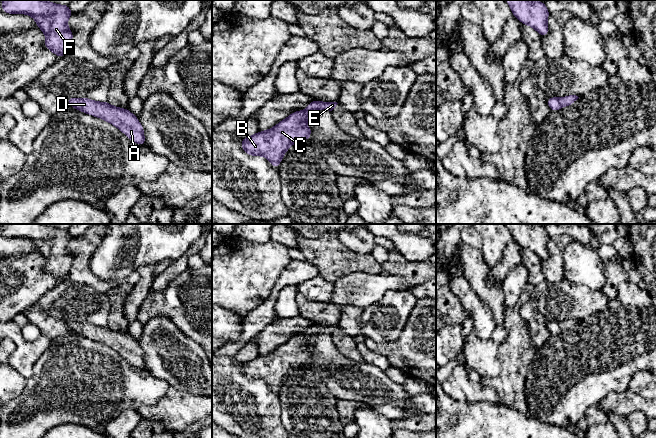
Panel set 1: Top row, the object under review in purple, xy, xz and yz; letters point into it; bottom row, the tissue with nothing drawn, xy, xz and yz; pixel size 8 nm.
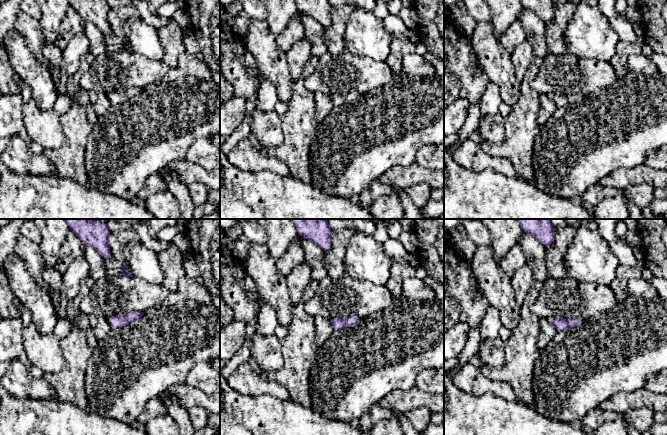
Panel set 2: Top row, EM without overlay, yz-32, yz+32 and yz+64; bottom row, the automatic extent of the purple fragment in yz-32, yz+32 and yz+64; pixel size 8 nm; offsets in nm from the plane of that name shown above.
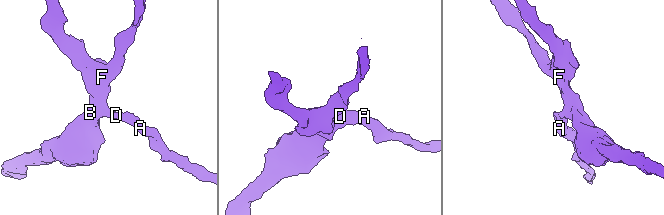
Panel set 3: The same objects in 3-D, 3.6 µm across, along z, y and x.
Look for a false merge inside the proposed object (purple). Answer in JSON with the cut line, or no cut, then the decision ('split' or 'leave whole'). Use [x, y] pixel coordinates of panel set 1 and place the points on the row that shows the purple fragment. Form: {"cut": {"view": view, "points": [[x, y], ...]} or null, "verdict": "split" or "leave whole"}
{"cut": null, "verdict": "leave whole"}

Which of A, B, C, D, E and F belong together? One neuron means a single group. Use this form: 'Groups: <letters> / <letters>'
Groups: A B C D E F

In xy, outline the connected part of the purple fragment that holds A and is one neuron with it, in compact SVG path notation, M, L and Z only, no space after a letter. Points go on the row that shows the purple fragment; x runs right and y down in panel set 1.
M67 98L70 106L80 112L99 117L120 129L131 141L146 146L144 129L136 116L128 108L114 107L106 102L96 102L88 98Z

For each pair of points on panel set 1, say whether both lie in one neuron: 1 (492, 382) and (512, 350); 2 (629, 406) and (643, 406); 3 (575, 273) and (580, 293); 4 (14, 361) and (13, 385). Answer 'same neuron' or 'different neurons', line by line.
1: same neuron
2: same neuron
3: different neurons
4: different neurons

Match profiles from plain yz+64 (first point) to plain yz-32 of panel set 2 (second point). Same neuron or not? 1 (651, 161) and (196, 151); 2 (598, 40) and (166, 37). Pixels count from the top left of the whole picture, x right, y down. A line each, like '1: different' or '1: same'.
1: same
2: different

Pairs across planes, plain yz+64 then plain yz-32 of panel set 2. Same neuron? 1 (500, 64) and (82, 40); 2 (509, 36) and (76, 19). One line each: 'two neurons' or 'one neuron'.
1: two neurons
2: one neuron

